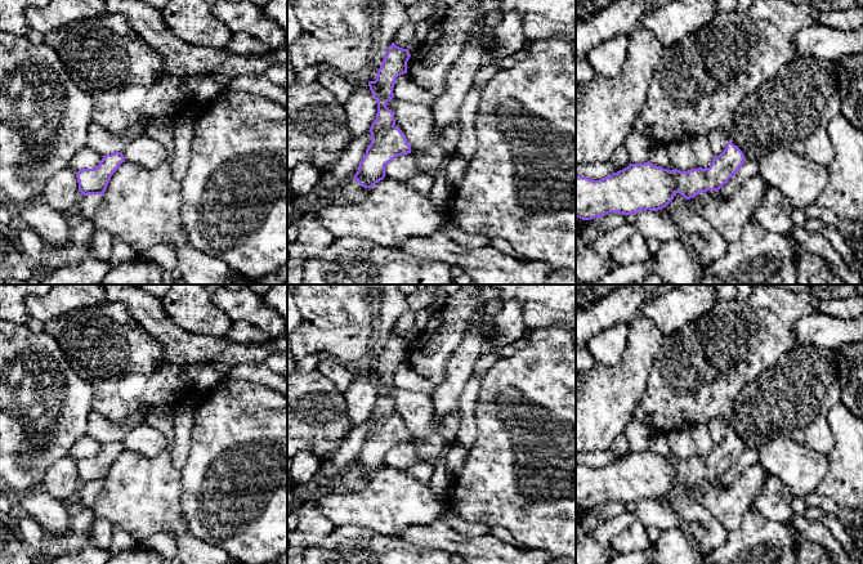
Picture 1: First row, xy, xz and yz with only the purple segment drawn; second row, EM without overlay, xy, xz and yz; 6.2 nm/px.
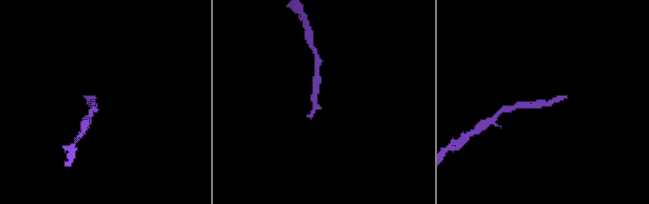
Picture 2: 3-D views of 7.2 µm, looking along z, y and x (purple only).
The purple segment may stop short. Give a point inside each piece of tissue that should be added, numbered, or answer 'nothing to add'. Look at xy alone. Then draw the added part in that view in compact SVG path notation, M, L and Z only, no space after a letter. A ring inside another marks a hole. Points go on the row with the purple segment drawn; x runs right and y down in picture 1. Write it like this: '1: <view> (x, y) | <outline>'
nothing to add

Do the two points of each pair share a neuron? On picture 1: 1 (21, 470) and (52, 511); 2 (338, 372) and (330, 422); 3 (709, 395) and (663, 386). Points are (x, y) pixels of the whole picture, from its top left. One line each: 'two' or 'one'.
1: two
2: two
3: one

